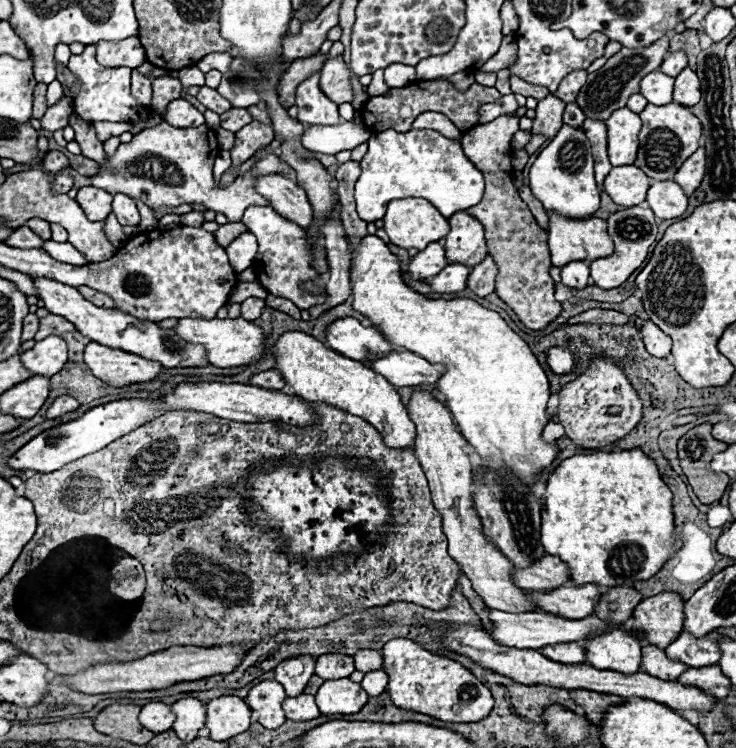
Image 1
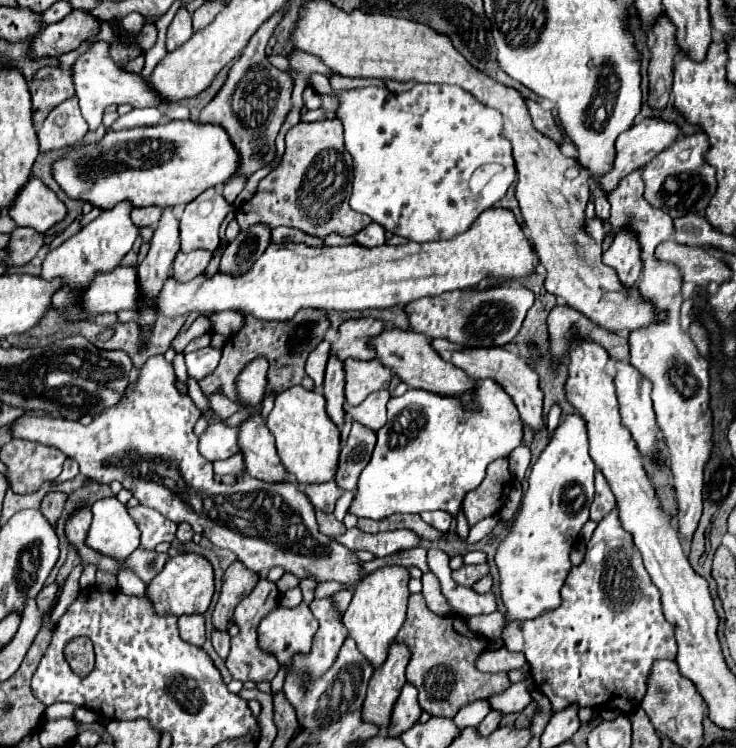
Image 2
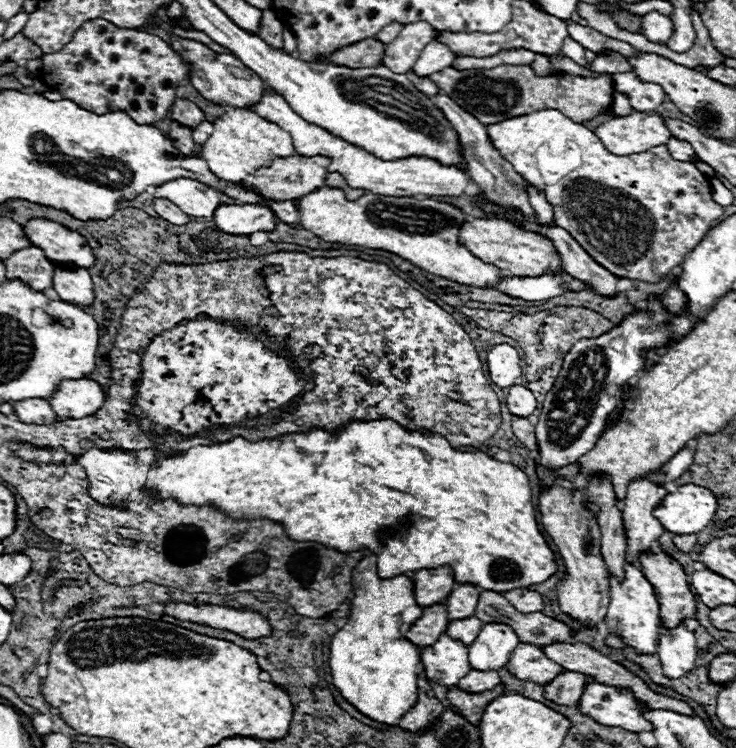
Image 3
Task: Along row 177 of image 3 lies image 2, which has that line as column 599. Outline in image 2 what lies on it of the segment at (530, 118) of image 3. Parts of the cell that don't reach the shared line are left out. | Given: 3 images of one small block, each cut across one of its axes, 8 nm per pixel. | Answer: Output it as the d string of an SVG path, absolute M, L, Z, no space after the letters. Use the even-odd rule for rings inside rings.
M618 508L598 522L598 528L586 544L584 562L568 572L560 596L560 608L546 610L534 620L508 622L502 632L504 646L526 656L534 686L550 698L554 712L572 702L580 704L580 708L604 708L614 700L614 708L630 714L636 706L640 706L652 660L674 660L676 640L672 636L672 626L660 612L660 592L656 592L656 586L648 580L648 572L644 572L644 564L632 542L632 534L622 528Z

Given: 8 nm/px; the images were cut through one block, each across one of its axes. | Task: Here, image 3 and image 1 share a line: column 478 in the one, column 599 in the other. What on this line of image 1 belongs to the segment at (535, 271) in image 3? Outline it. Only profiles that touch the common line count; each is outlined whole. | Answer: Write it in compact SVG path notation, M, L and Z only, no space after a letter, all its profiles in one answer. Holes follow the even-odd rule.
M550 216L548 244L554 266L566 266L568 262L606 258L612 254L612 238L606 232L606 220L586 218L568 220L562 216Z

